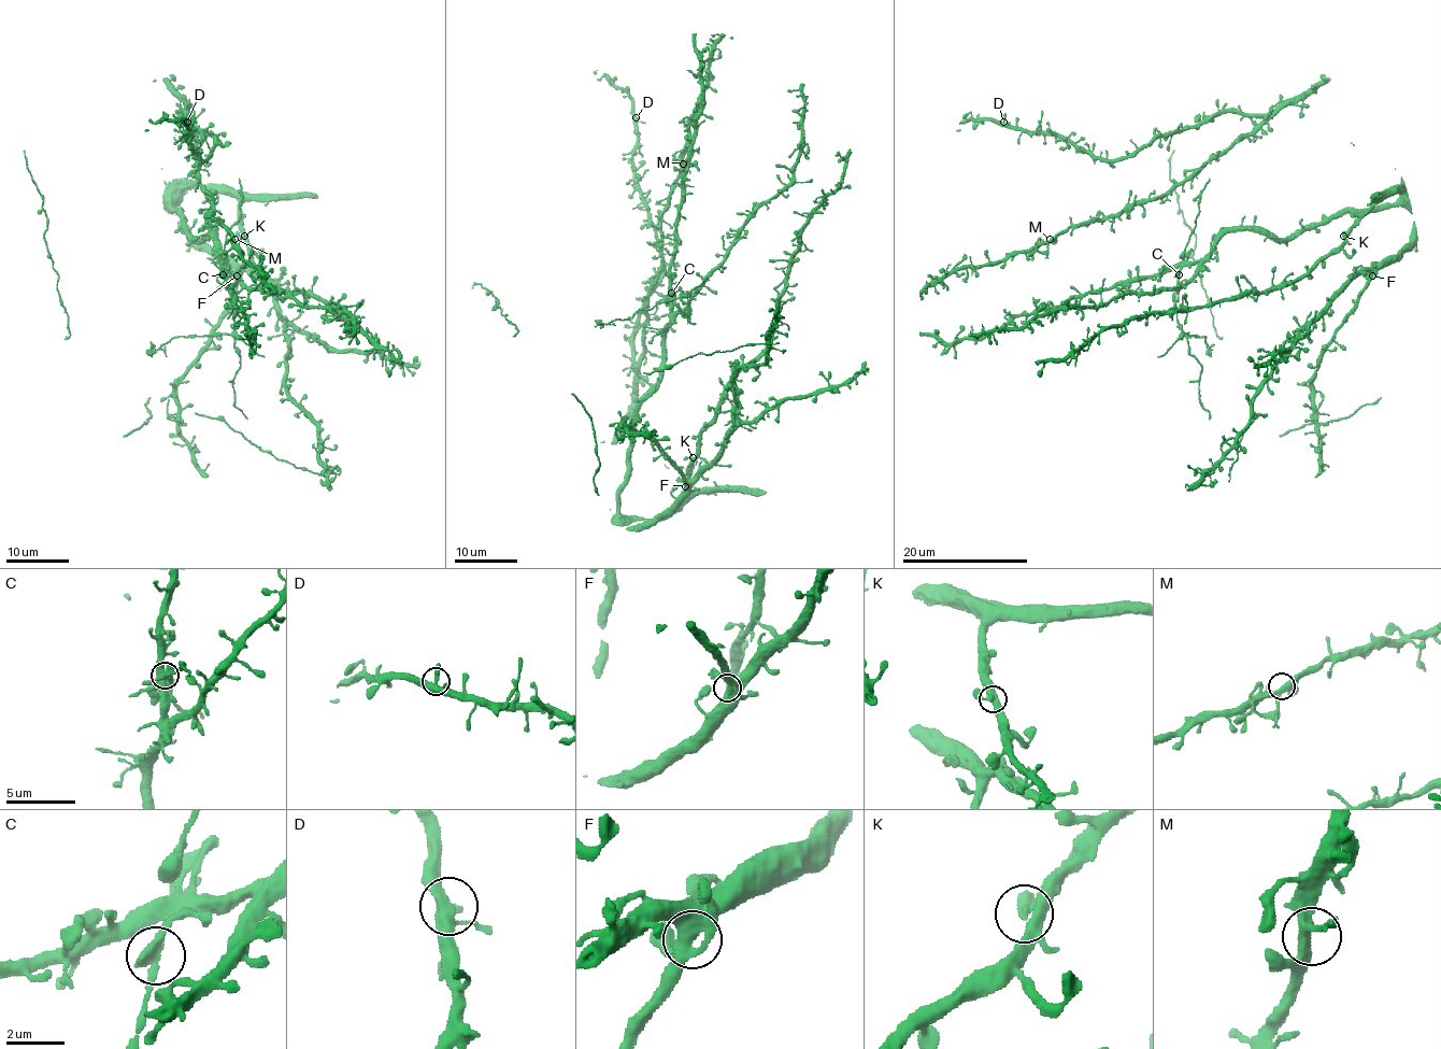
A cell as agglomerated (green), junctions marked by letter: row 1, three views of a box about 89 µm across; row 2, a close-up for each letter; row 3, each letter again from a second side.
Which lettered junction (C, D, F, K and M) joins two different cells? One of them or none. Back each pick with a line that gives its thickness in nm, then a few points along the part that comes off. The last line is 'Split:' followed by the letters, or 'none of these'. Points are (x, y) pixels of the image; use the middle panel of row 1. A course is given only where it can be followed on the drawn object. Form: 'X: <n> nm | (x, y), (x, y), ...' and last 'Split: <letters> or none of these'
C: 320 nm | (672, 293), (679, 289), (683, 293), (682, 299), (687, 314), (682, 313), (696, 324)
Split: C

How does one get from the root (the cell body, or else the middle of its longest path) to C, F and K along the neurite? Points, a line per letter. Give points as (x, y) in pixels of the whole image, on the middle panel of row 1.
C: (635, 410), (659, 376), (662, 328), (672, 317), (672, 293)
F: (635, 410), (621, 513), (628, 519), (662, 518), (686, 494), (687, 467), (700, 457), (708, 467), (685, 486)
K: (635, 410), (635, 443), (621, 493), (623, 515), (662, 518), (686, 494), (687, 464), (693, 457)

